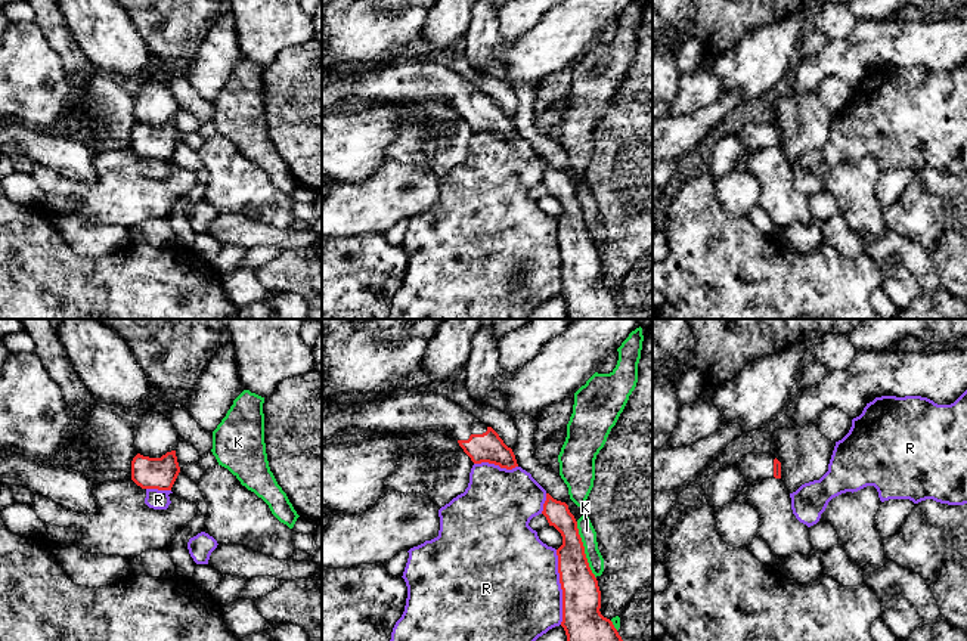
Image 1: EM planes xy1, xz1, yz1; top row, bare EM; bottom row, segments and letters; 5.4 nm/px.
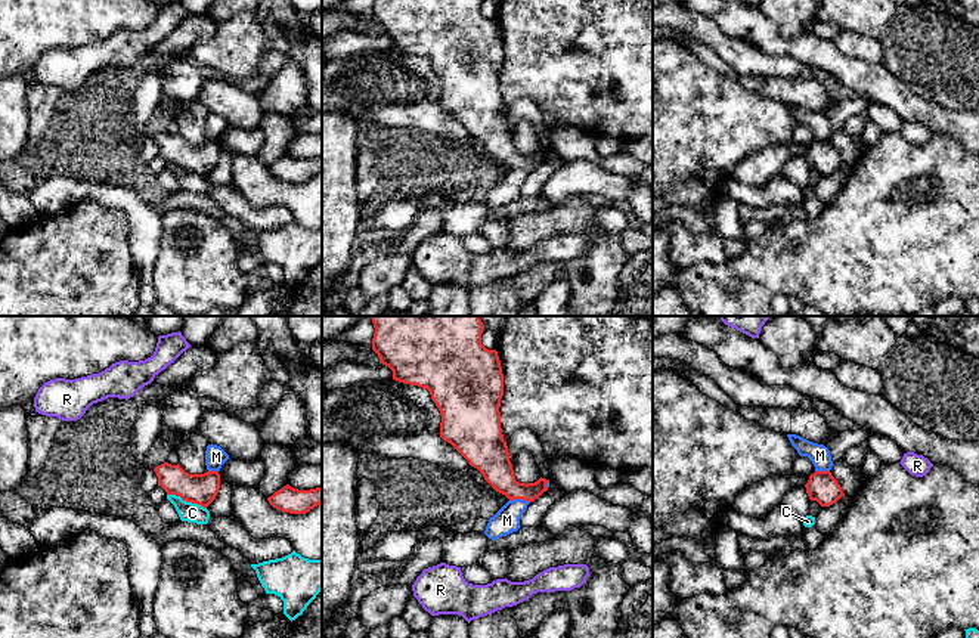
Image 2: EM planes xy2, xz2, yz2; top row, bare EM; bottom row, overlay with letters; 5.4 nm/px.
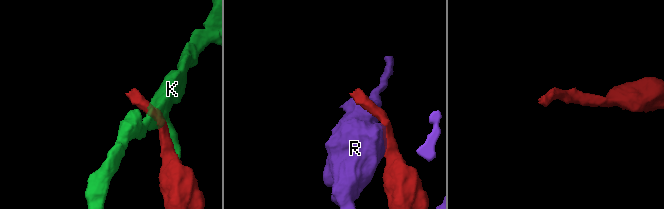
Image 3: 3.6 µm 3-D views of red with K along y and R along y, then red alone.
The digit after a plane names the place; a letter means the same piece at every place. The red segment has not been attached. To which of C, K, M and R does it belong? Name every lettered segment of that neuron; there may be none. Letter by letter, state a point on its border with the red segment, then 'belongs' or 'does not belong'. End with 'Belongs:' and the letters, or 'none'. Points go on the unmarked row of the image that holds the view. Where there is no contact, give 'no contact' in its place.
C: xy2 (186, 170) | does not belong
K: xz1 (583, 219) | does not belong
M: xz2 (520, 167) | does not belong
R: xz1 (561, 256) | does not belong
Belongs: none

